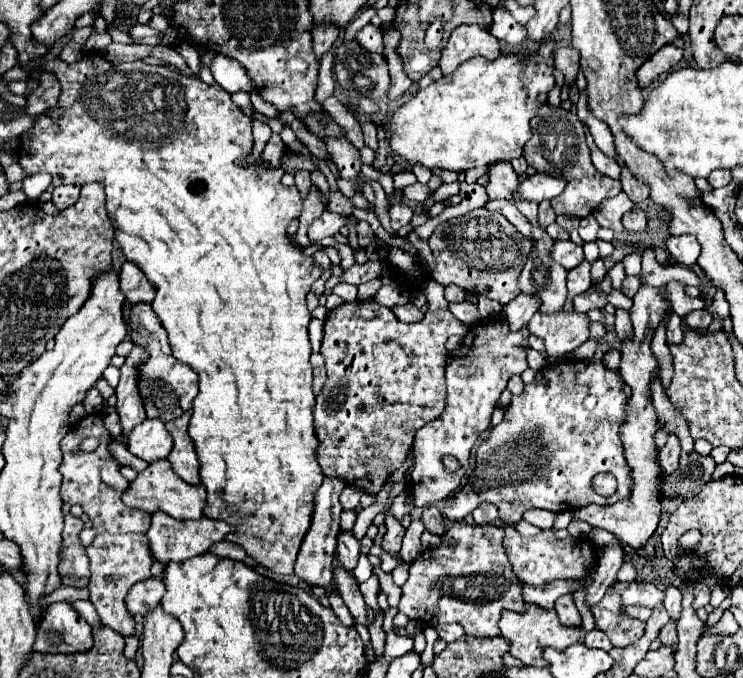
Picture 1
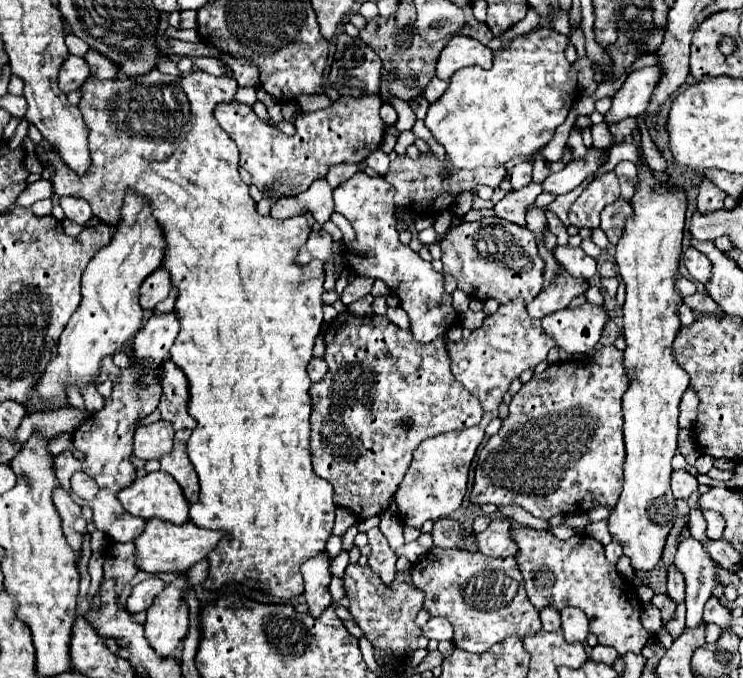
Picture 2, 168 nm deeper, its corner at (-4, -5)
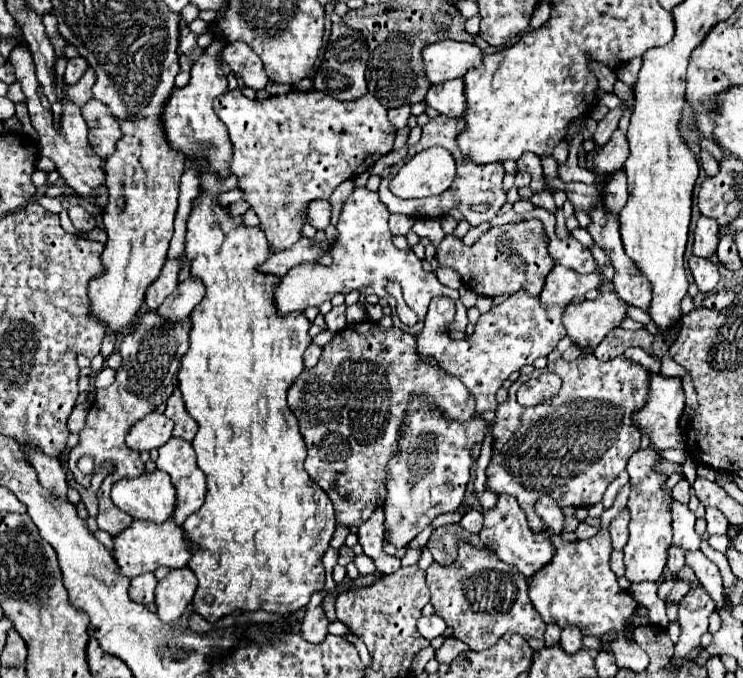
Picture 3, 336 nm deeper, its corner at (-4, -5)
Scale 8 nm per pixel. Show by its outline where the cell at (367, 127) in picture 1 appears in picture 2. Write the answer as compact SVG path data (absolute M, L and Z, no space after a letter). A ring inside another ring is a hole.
M378 148L376 152L372 152L372 156L366 158L366 164L368 164L370 168L374 168L378 174L386 174L390 160L388 160L388 154L384 154L384 152Z

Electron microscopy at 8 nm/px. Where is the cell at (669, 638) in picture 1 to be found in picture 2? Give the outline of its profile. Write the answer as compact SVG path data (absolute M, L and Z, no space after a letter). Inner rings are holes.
M678 604L676 614L674 614L674 616L672 616L672 620L666 624L666 626L668 626L668 632L672 634L672 638L674 638L674 640L684 632L684 612L686 612L684 604Z

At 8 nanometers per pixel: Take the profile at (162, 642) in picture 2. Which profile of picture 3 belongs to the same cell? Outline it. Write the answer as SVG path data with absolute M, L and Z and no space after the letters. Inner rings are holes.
M188 566L170 570L170 574L164 576L156 586L156 604L160 620L168 624L178 622L188 604L192 602L196 586L198 580Z

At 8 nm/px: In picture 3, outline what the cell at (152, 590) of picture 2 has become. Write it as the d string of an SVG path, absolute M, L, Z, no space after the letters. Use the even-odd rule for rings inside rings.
M144 574L144 576L132 578L132 582L130 582L130 598L134 602L140 602L140 604L154 602L156 584L158 584L158 580L154 578L154 574Z

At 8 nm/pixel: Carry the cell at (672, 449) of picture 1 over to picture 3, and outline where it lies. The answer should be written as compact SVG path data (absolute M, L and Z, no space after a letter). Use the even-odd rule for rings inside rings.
M680 480L680 482L674 486L672 494L674 494L674 498L676 498L678 502L688 504L688 500L690 500L690 484L688 484L686 480Z

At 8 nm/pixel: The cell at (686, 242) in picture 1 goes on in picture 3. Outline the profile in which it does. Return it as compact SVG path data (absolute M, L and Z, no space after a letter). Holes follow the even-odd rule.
M690 256L688 260L690 272L694 276L694 282L698 284L702 294L708 294L716 288L718 284L718 266L714 262L710 262L708 258L698 258L698 256Z

